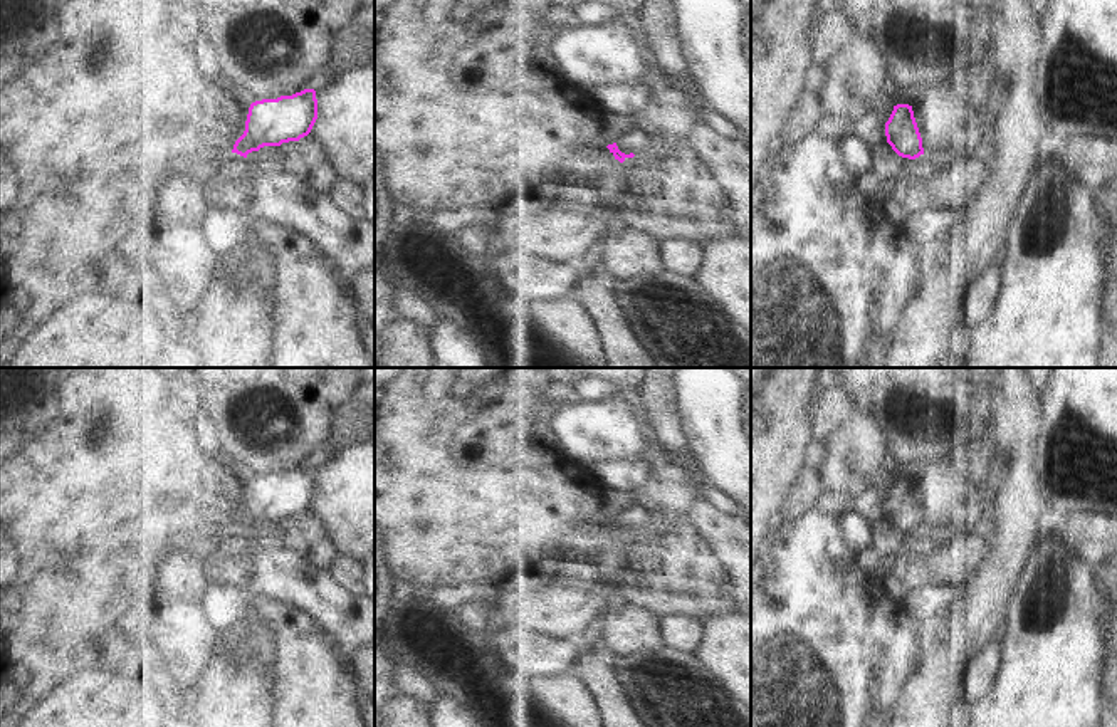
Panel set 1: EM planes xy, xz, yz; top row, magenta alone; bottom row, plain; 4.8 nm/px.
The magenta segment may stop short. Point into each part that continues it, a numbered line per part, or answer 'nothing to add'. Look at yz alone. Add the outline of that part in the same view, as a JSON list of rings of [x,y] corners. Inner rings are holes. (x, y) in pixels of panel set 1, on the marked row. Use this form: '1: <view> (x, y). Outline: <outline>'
nothing to add

